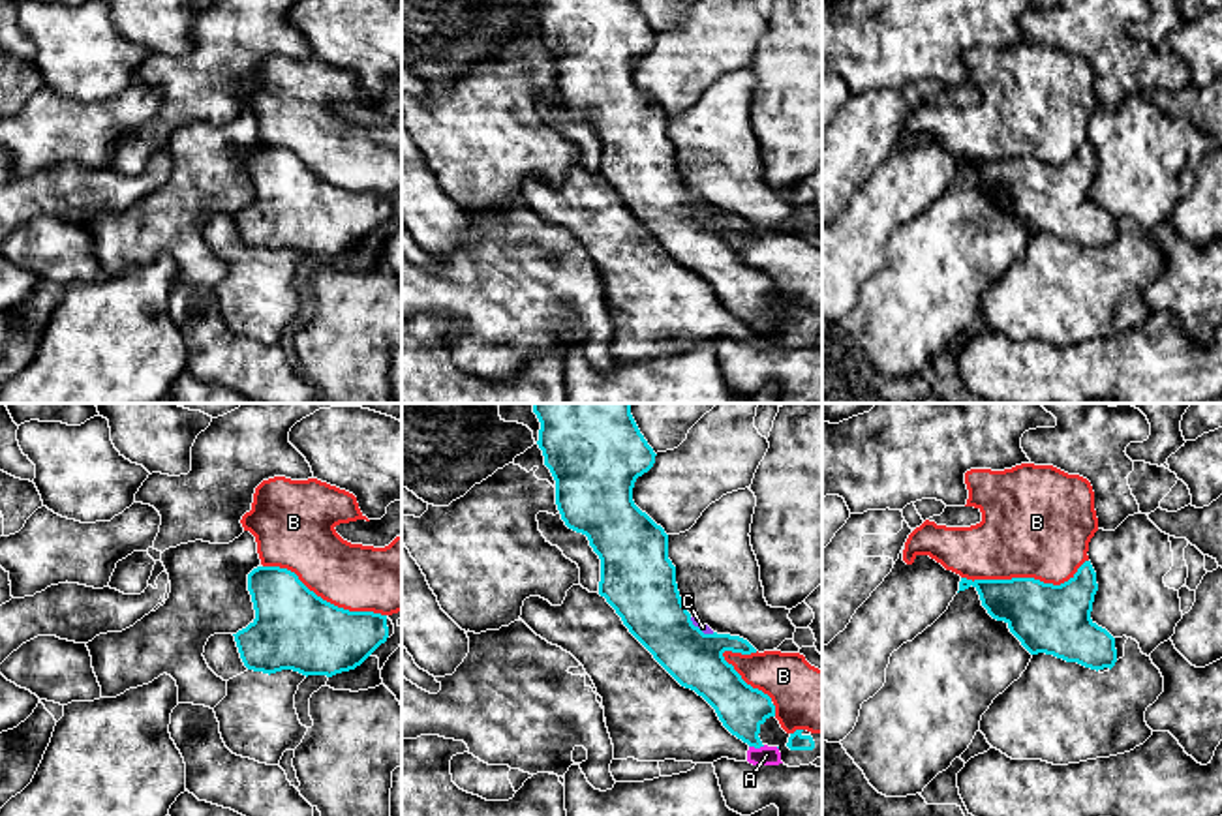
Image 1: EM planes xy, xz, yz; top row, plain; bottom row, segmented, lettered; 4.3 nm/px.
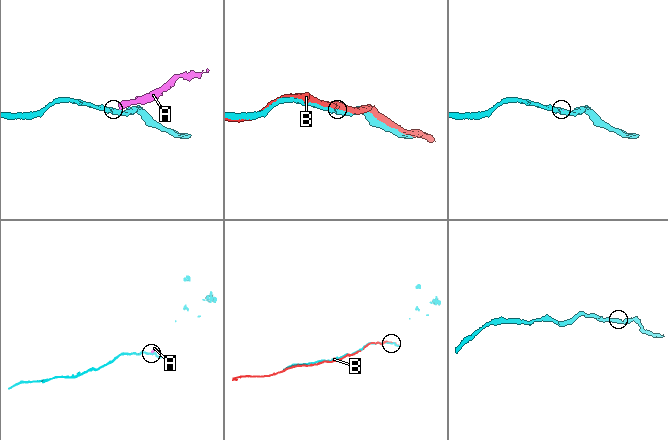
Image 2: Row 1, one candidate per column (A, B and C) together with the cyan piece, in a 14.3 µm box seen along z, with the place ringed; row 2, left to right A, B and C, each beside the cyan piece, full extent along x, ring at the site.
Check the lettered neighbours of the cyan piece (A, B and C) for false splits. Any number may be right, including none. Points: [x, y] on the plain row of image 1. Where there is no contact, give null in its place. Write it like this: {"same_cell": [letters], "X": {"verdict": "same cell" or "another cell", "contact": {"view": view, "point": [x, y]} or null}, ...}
{"same_cell": ["C"], "A": {"verdict": "another cell", "contact": {"view": "xz", "point": [757, 327]}}, "B": {"verdict": "another cell", "contact": {"view": "yz", "point": [1023, 158]}}, "C": {"verdict": "same cell", "contact": {"view": "xz", "point": [699, 209]}}}

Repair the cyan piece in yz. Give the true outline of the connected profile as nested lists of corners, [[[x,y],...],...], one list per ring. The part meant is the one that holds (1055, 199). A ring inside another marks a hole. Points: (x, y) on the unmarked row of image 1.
[[[1091,141],[1061,165],[1034,158],[961,158],[959,171],[970,165],[987,193],[1004,201],[1031,234],[1053,234],[1096,251],[1115,246],[1115,218],[1091,199],[1098,171]]]

